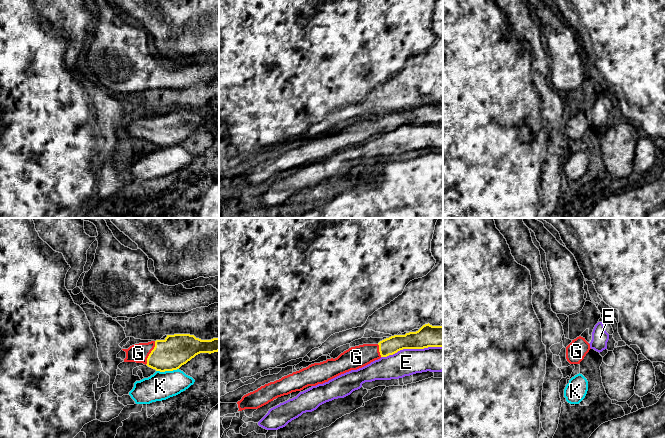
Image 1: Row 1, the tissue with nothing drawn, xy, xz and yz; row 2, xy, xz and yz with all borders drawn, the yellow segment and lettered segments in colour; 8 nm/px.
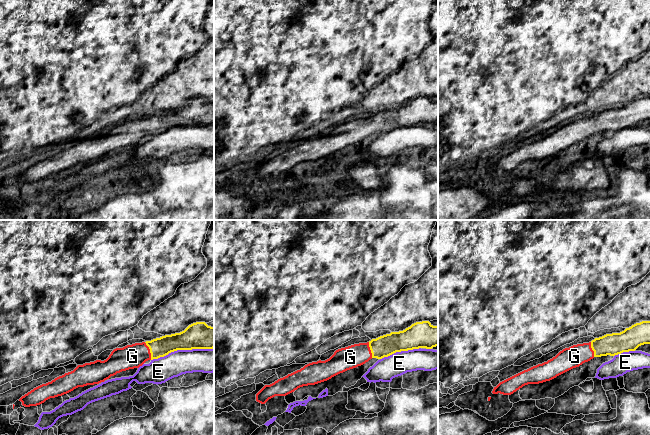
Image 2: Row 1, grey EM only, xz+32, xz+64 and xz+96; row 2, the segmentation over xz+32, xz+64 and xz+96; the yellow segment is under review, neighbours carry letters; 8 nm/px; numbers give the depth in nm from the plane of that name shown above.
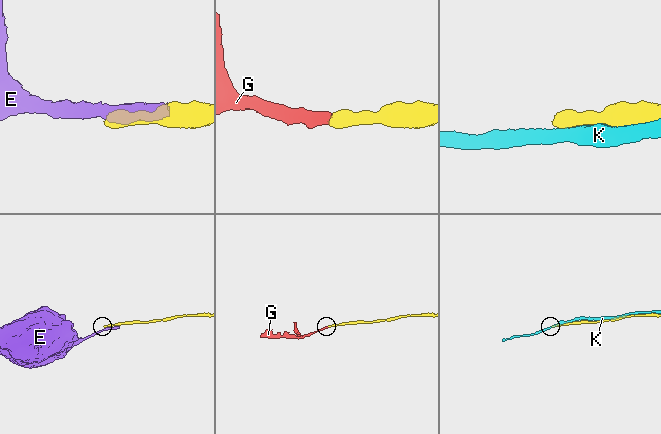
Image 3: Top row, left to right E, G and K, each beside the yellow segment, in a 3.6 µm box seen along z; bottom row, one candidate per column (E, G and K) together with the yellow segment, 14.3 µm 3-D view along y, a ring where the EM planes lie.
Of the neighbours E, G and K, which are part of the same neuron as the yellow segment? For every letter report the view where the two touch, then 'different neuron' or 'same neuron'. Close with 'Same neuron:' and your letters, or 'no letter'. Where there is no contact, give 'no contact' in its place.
E: contact in xz; different neuron
G: contact in xy; same neuron
K: contact in xy; different neuron
Same neuron: G

